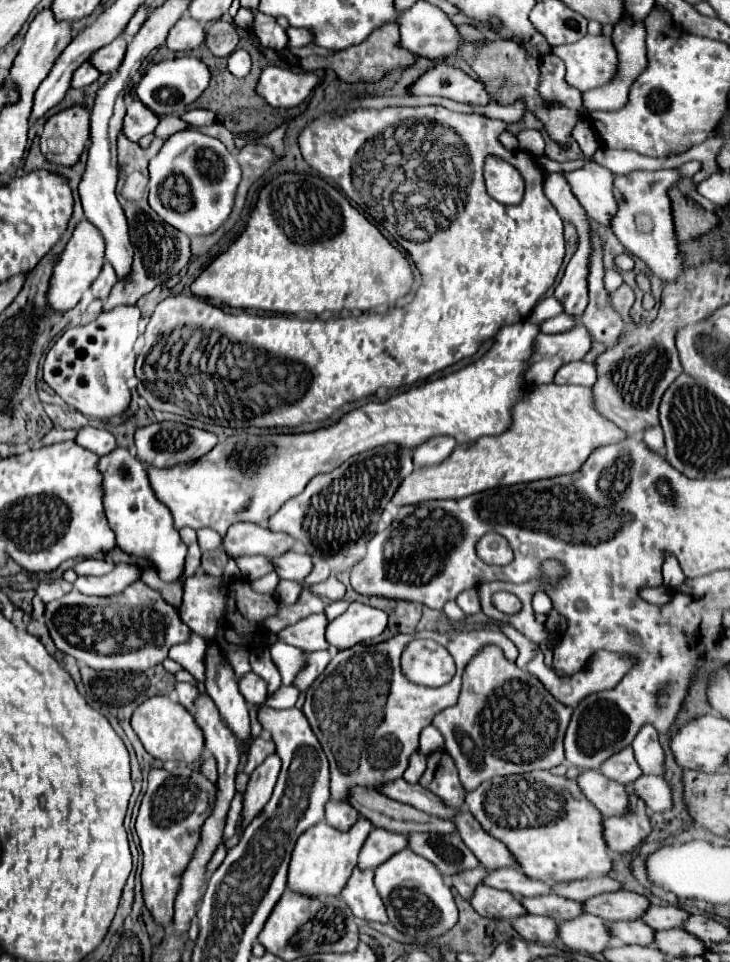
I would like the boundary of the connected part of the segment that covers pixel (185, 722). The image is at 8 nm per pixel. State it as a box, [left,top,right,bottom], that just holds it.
[131,696,203,764]

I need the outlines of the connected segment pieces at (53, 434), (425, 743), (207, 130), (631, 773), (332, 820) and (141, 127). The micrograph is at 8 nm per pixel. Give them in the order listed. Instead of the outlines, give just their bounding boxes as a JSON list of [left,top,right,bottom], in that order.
[[41,428,77,444],[419,726,443,754],[201,122,235,154],[601,746,643,786],[325,800,359,830],[123,100,159,142]]

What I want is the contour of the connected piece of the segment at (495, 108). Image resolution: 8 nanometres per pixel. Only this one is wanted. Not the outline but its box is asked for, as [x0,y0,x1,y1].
[479,100,527,124]

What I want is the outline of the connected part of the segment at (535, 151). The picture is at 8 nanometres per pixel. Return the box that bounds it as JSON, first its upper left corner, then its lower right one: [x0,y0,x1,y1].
[517,130,545,156]

